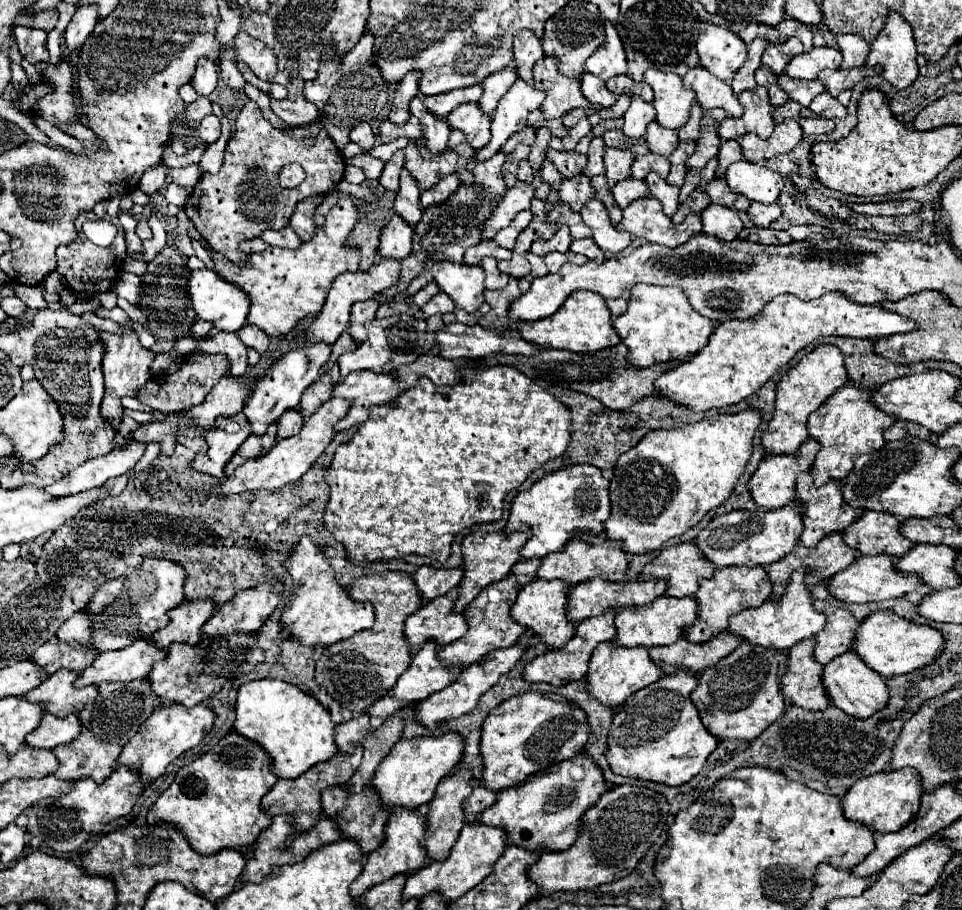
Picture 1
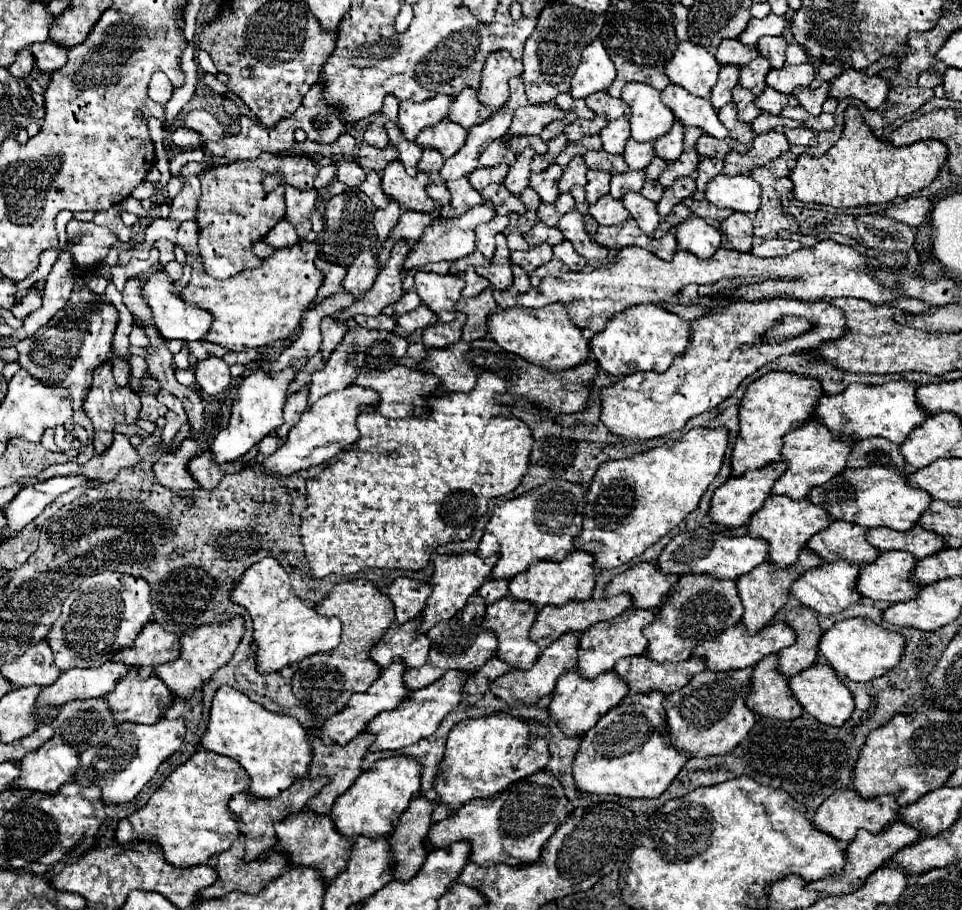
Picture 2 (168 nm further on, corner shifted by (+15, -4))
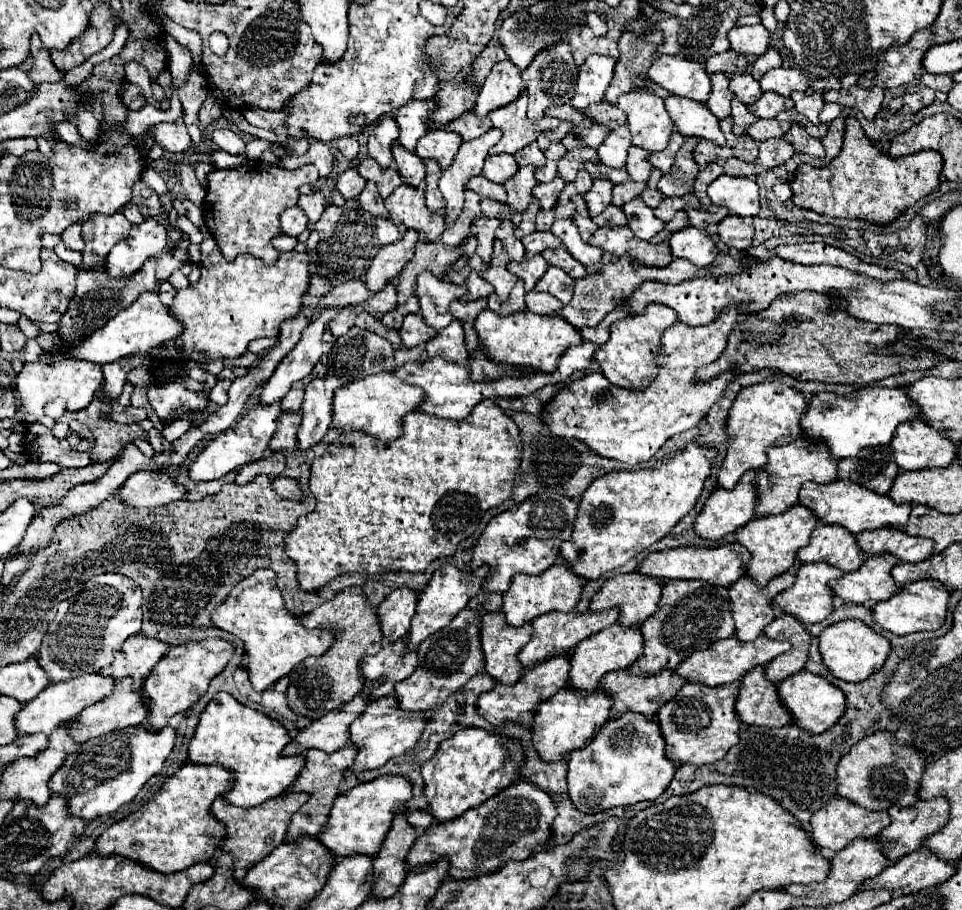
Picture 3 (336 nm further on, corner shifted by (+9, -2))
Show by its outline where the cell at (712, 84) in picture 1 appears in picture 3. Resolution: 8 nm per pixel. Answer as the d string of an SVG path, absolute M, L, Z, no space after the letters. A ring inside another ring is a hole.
M668 95L664 103L676 129L684 137L708 139L720 147L726 145L726 137L720 133L720 121L710 113L710 109L706 109L706 103L690 101L688 97L678 95Z

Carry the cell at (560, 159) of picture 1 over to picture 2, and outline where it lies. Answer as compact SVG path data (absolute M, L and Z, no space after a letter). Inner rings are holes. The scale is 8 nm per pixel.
M552 163L552 167L548 167L548 171L542 171L540 175L532 173L530 187L540 195L542 203L552 203L558 197L560 175L562 175L562 167L556 163Z

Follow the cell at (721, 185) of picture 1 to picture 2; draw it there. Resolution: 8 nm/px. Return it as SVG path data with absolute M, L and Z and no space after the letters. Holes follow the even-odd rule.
M684 199L682 203L684 203L694 215L698 215L698 217L702 217L702 219L710 219L710 221L722 221L722 219L726 219L728 215L732 215L732 211L728 211L728 209L720 209L720 207L712 205L712 203L708 203L706 199L704 199L704 201Z

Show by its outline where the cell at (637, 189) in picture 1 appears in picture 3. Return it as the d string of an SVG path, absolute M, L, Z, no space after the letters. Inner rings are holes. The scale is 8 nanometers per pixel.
M608 205L600 215L592 217L592 221L598 227L622 227L622 225L626 225L626 217L624 217L622 209L616 205Z

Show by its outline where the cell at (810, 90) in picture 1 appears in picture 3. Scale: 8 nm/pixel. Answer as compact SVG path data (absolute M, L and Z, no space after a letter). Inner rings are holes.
M764 93L756 103L748 105L748 109L756 115L756 117L764 117L764 119L772 119L776 117L780 111L784 111L784 103L786 97L778 95L778 93Z

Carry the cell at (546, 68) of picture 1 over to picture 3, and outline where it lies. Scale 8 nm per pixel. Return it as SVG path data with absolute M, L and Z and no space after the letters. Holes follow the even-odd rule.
M526 91L512 101L510 105L504 105L502 109L494 109L490 113L492 125L502 129L502 139L490 149L490 155L494 153L510 153L514 155L518 149L530 145L532 141L536 141L536 137L546 131L546 129L554 129L560 125L558 119L554 117L542 117L538 121L530 121L526 117L526 105L528 105L528 95Z

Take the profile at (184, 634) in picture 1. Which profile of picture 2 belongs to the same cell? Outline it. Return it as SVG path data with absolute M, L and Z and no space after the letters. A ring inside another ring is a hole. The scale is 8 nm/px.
M146 623L138 633L134 645L114 653L112 661L138 669L138 675L142 677L142 669L158 663L168 663L176 659L176 655L180 655L178 637L174 633L162 631L162 627L156 627L156 623Z

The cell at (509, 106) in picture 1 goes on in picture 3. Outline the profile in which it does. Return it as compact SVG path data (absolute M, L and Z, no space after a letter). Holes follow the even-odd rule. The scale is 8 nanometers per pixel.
M492 127L486 131L486 135L476 137L474 141L464 141L456 153L452 165L442 171L442 177L438 181L438 189L442 191L444 201L446 201L446 207L442 209L442 215L446 219L446 227L452 225L452 221L462 211L464 189L466 189L468 179L482 173L484 159L488 155L490 147L494 147L500 141L500 137L502 137L502 131Z

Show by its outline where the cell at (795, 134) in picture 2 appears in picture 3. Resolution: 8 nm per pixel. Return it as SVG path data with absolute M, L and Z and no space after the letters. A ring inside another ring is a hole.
M792 123L790 131L784 135L800 153L808 153L808 155L816 155L816 157L824 157L824 147L820 143L820 139L810 137L798 123Z

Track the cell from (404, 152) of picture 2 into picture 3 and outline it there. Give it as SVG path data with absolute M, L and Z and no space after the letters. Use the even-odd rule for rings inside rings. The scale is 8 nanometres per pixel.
M396 143L392 145L392 155L394 155L396 167L398 167L402 179L412 187L422 187L424 177L426 177L426 169L424 169L426 163L416 153L412 153L408 149L402 149Z

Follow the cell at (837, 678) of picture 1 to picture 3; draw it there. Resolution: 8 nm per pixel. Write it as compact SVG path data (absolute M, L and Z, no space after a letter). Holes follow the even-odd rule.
M800 671L784 679L778 687L778 693L786 707L794 713L796 723L810 733L824 733L826 729L832 729L838 717L842 717L842 713L846 711L846 695L822 675L814 675L810 671Z

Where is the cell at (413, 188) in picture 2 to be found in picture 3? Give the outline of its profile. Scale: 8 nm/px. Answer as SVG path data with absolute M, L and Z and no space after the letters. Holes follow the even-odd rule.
M400 185L392 195L384 199L394 223L404 223L408 229L420 231L422 241L438 239L444 233L442 217L436 217L424 205L424 191L410 189L410 185Z

